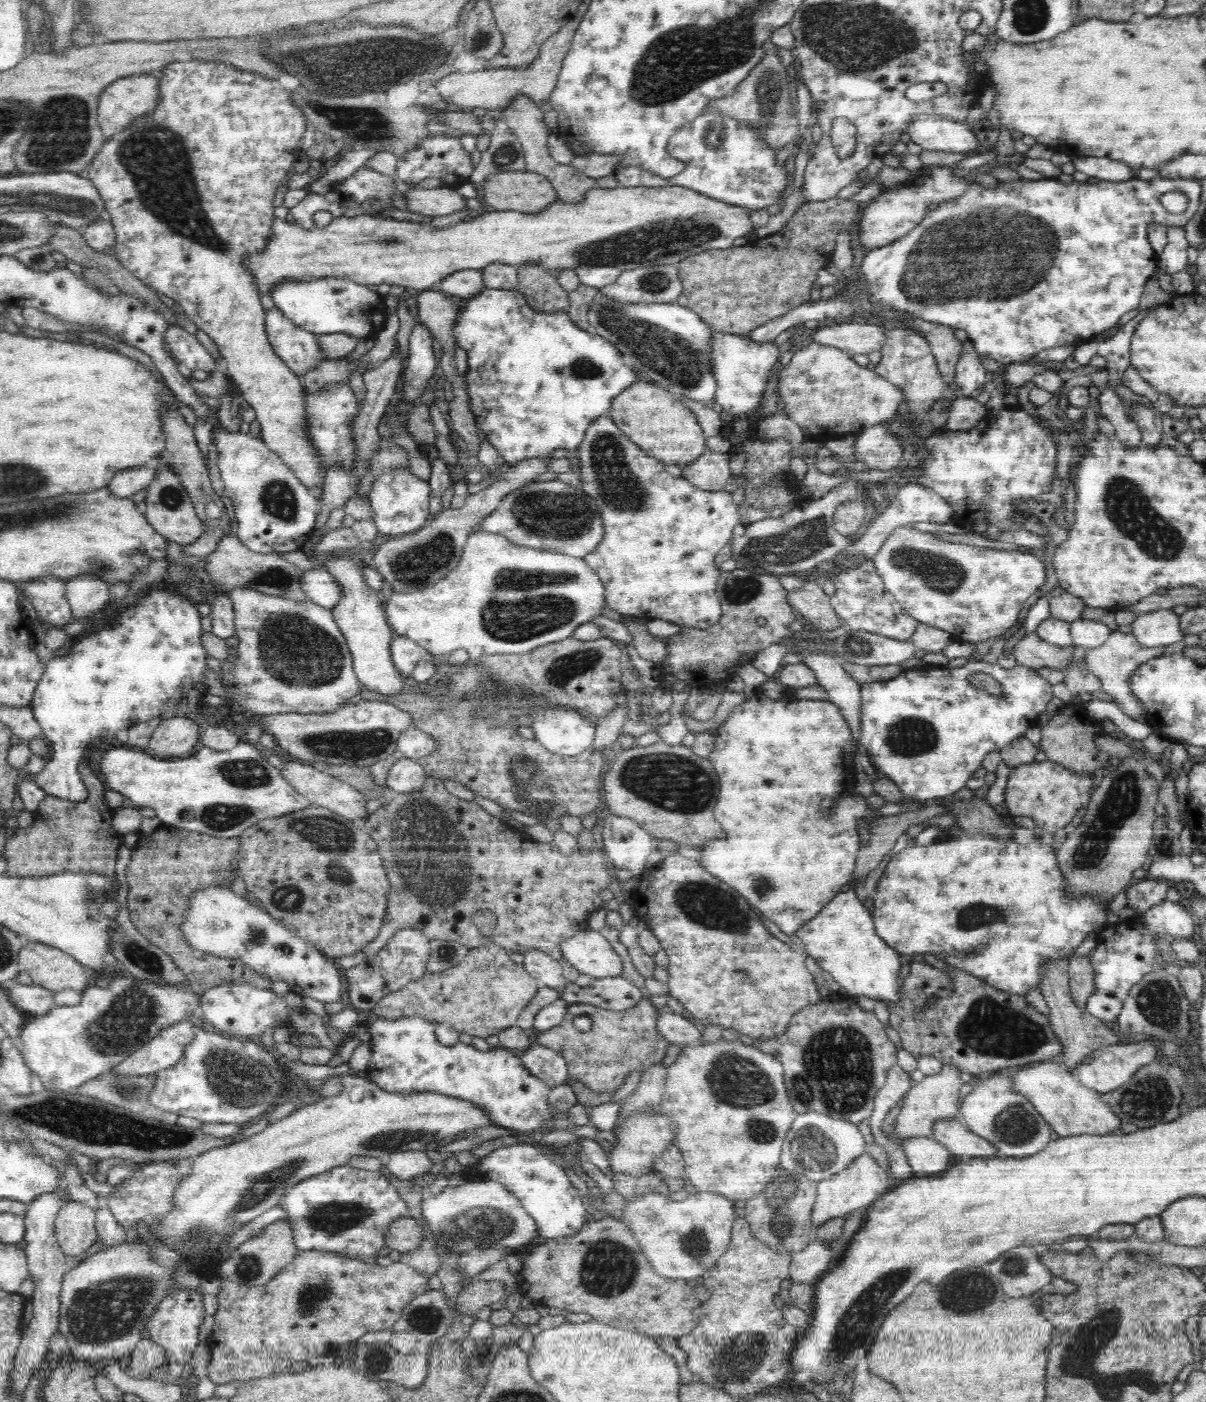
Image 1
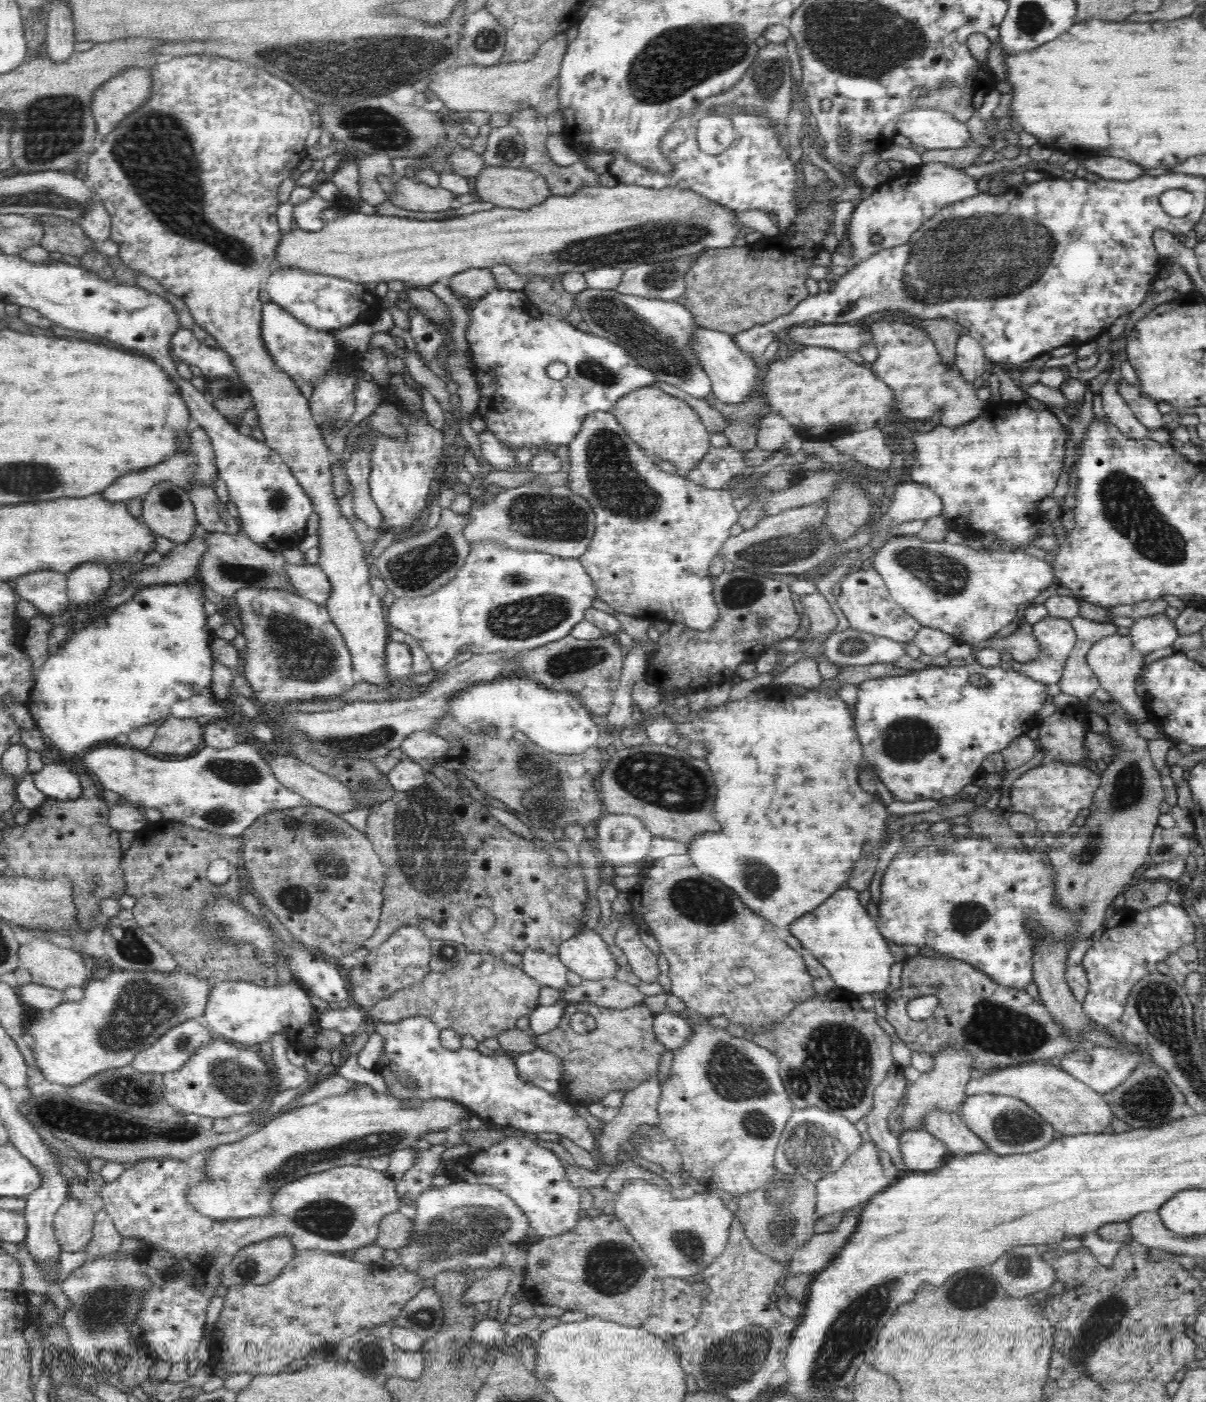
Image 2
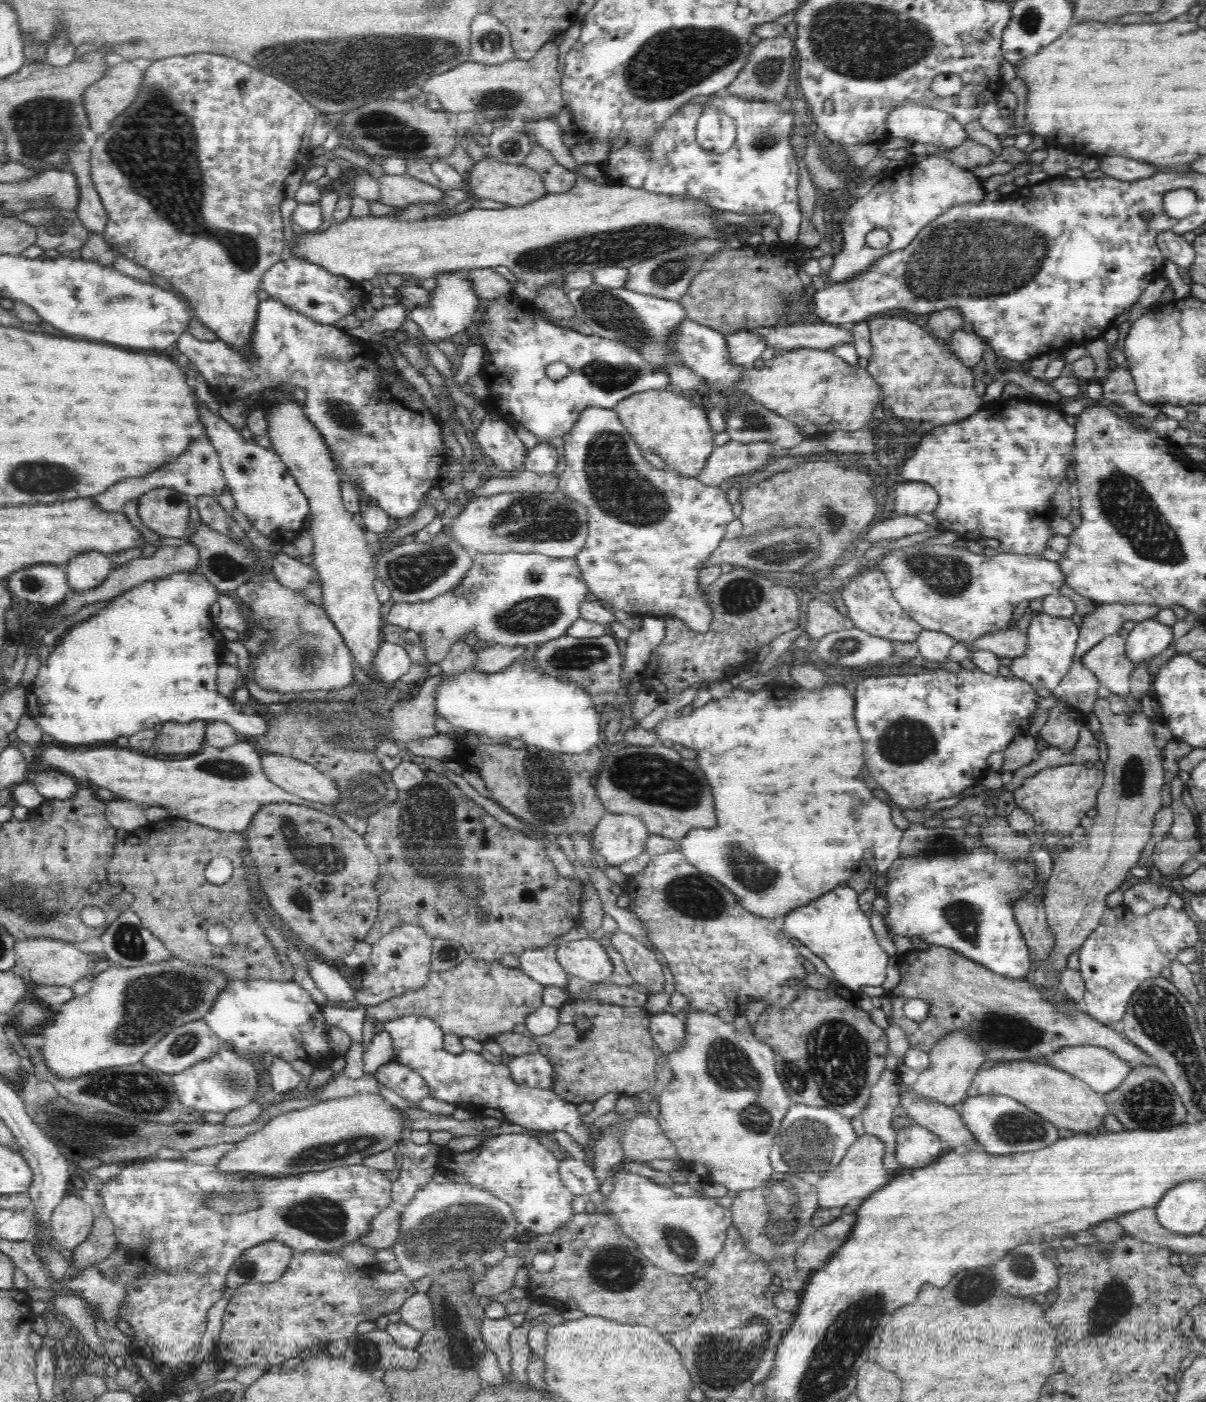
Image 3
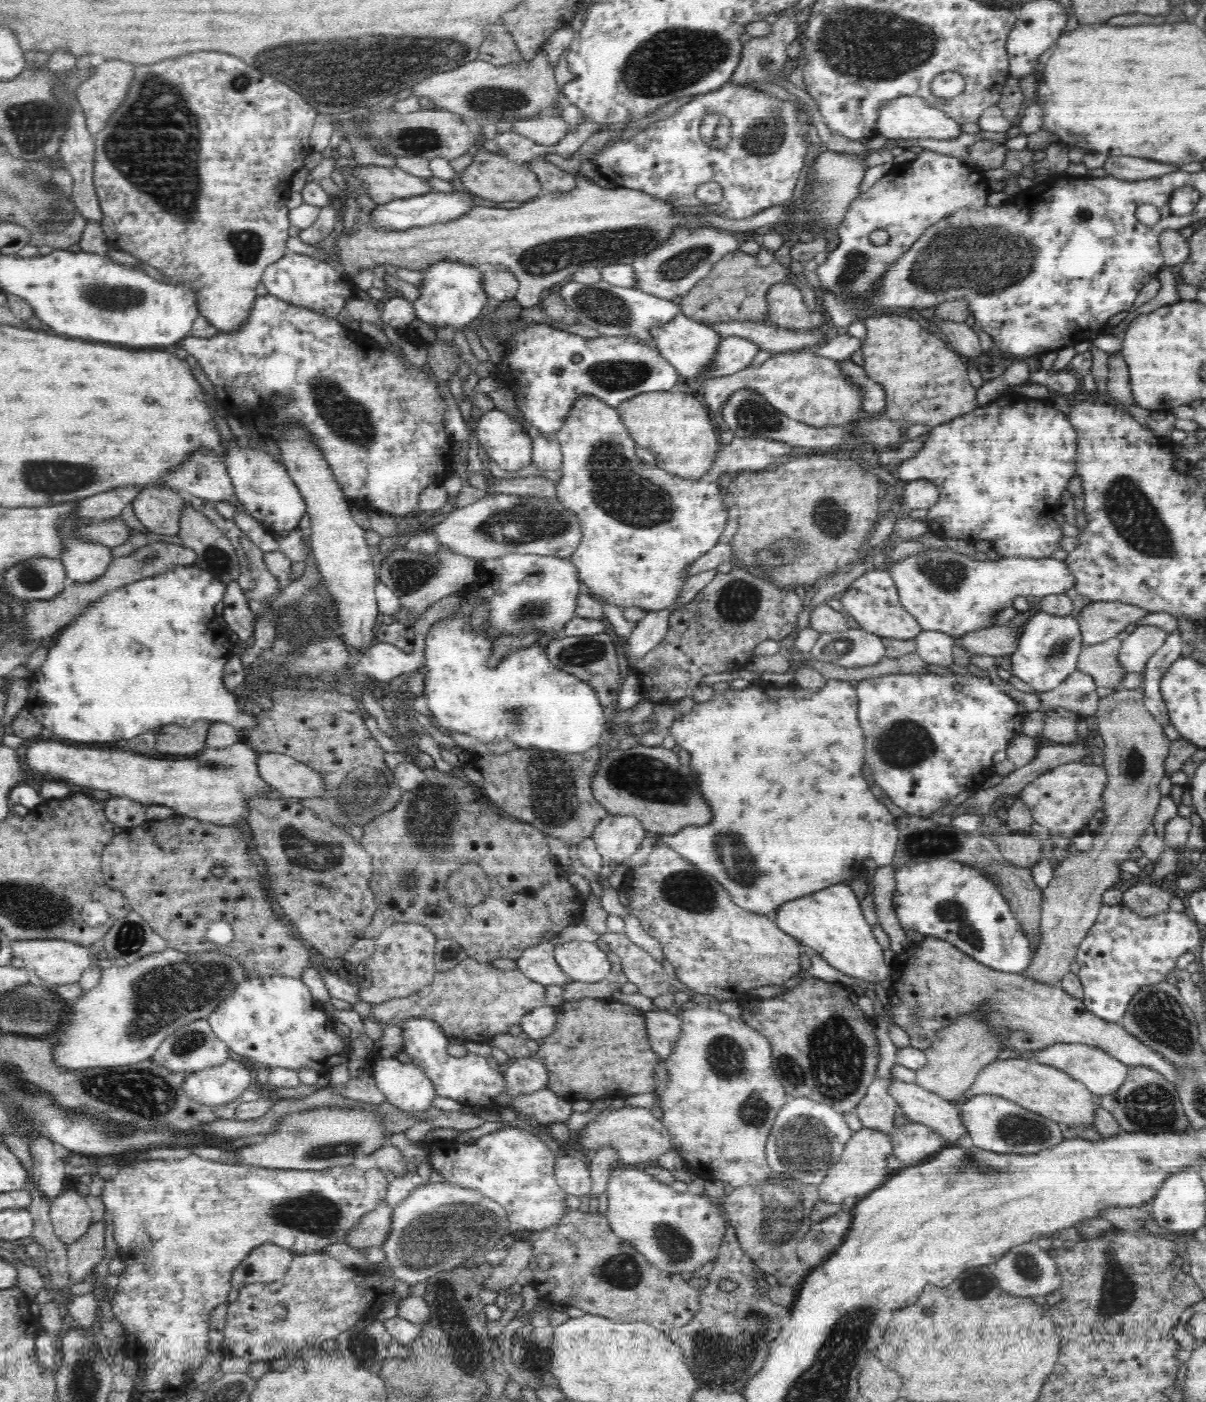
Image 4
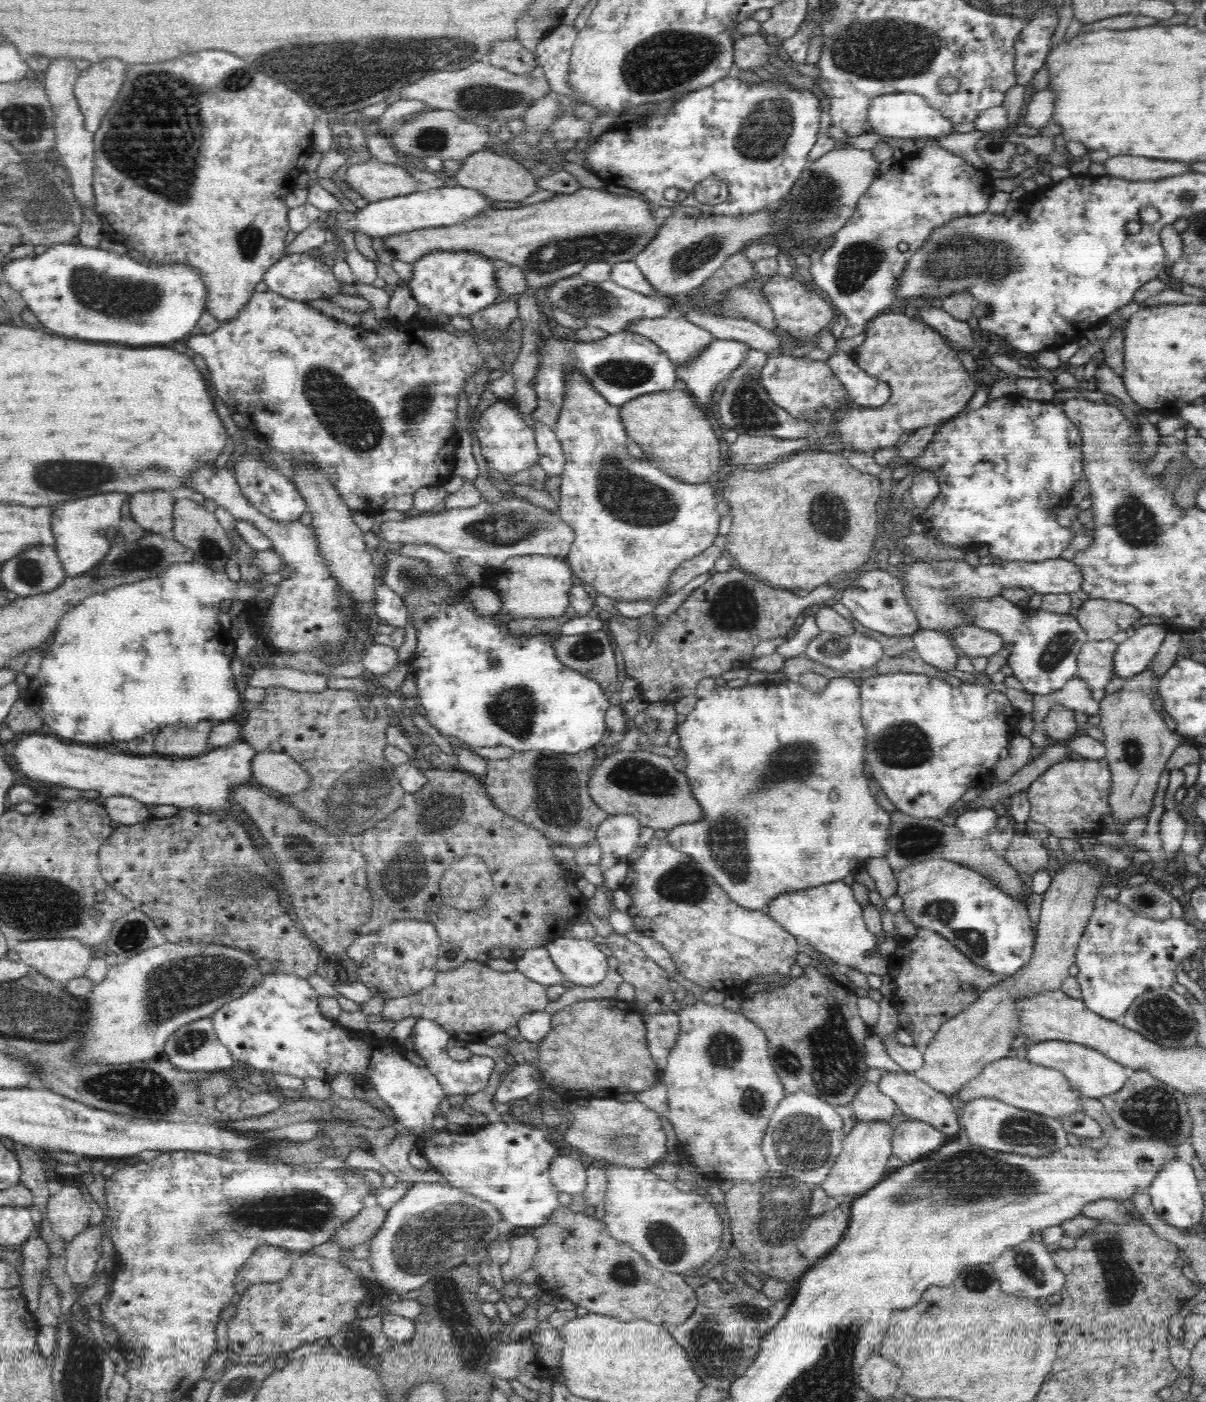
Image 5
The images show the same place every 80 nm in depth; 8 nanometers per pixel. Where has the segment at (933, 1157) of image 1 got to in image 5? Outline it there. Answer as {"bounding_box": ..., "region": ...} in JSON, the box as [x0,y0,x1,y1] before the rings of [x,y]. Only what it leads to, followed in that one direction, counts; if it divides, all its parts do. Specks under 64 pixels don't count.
{"bounding_box":[892,1120,948,1162],"region":[[[903,1120],[895,1123],[893,1127],[892,1154],[904,1162],[914,1162],[946,1144],[948,1137],[944,1131],[926,1122]]]}

